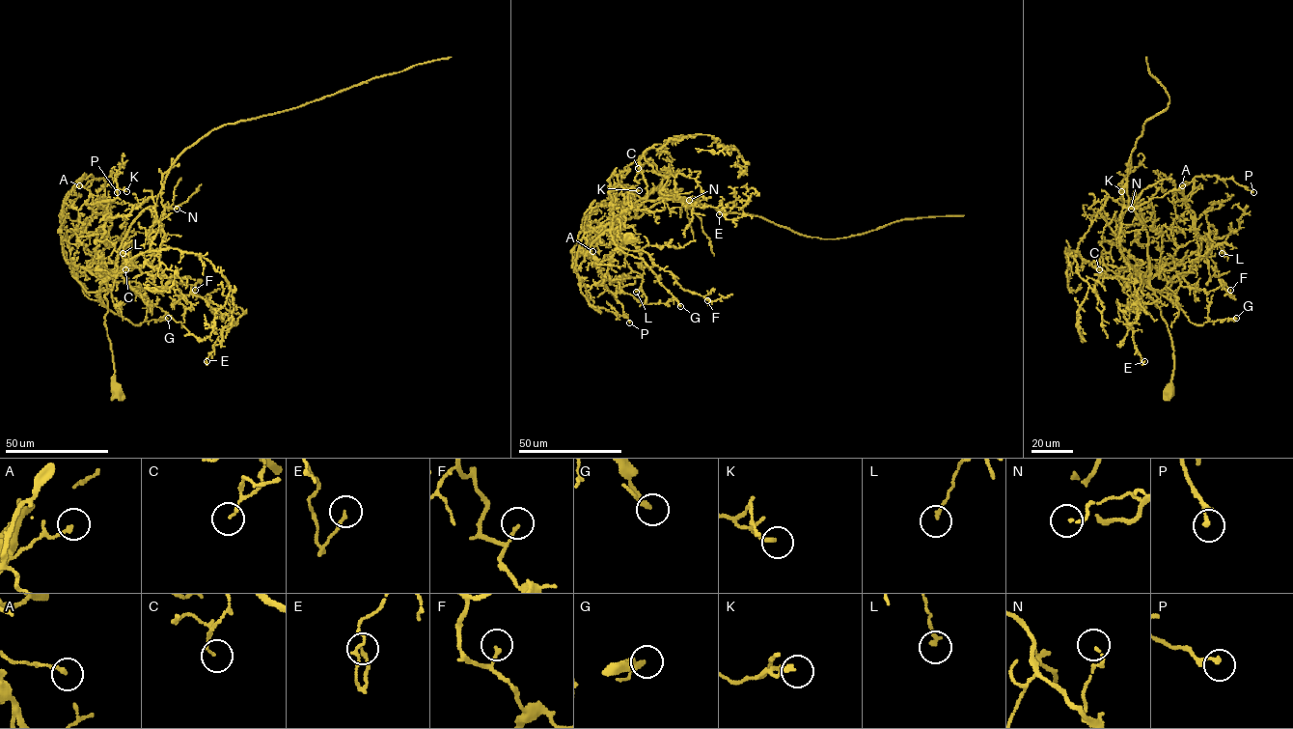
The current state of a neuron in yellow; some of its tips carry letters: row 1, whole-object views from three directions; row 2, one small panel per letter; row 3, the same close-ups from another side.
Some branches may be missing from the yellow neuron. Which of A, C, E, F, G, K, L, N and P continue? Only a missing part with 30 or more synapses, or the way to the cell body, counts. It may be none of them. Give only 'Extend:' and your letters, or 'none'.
Extend: none

